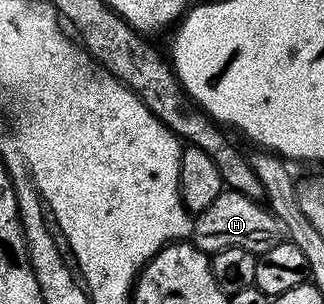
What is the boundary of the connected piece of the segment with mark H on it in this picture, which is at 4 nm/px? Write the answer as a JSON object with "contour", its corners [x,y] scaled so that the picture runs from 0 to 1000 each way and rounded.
{"contour":[[[694,618],[623,701],[602,707],[593,734],[590,799],[651,842],[685,816],[759,816],[790,839],[846,816],[846,803],[880,793],[877,740],[840,707],[824,674],[793,655],[747,645],[747,632],[722,632]]]}

